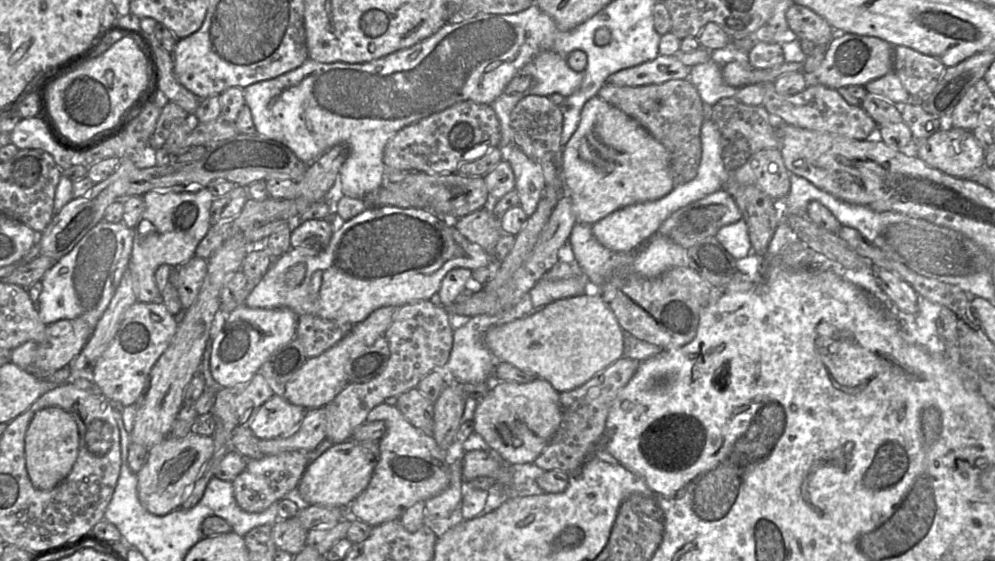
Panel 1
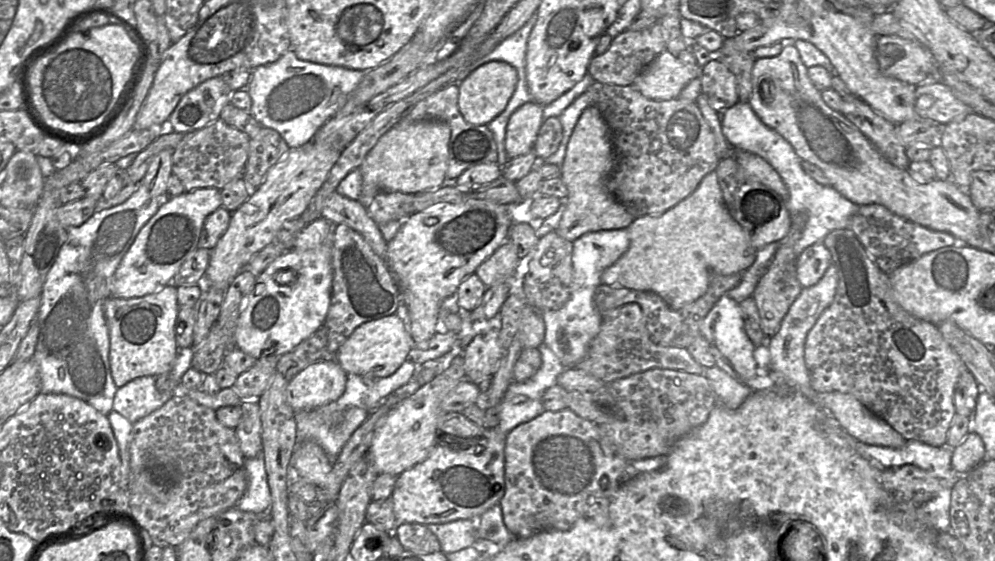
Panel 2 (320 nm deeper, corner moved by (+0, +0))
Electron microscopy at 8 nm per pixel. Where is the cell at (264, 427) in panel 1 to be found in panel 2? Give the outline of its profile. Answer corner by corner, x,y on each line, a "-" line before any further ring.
335,359
316,361
300,371
288,384
286,399
297,412
336,401
344,392
347,373

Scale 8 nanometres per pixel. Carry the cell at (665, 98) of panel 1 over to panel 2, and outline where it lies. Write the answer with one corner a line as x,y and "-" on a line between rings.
594,81
587,91
591,105
598,108
611,132
613,161
604,179
605,188
634,218
664,213
689,196
702,178
716,169
719,159
715,152
715,137
696,102
679,98
651,100
633,85
598,81

